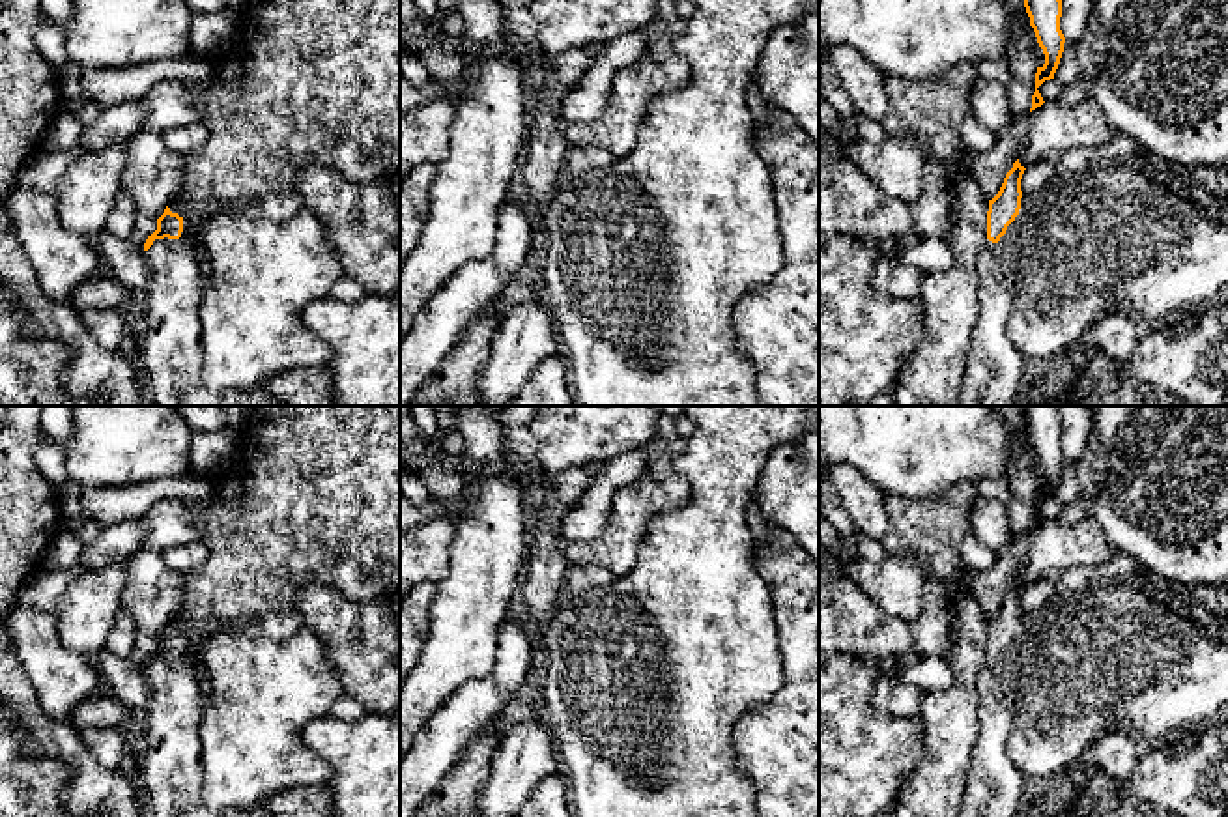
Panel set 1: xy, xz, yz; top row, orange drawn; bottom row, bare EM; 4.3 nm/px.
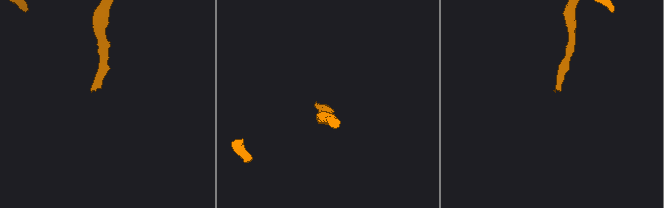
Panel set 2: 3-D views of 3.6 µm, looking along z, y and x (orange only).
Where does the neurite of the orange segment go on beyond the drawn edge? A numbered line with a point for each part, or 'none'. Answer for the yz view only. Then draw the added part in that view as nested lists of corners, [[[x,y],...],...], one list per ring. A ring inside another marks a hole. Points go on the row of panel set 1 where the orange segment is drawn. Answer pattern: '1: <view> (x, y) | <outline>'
1: yz (995, 369) | [[[989,241],[978,258],[979,316],[970,342],[968,365],[959,391],[961,406],[1017,406],[1024,357],[1007,338],[1013,308],[998,245]]]

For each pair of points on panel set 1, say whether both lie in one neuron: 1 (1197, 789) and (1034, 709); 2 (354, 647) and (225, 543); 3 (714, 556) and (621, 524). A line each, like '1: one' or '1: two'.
1: two
2: two
3: two

